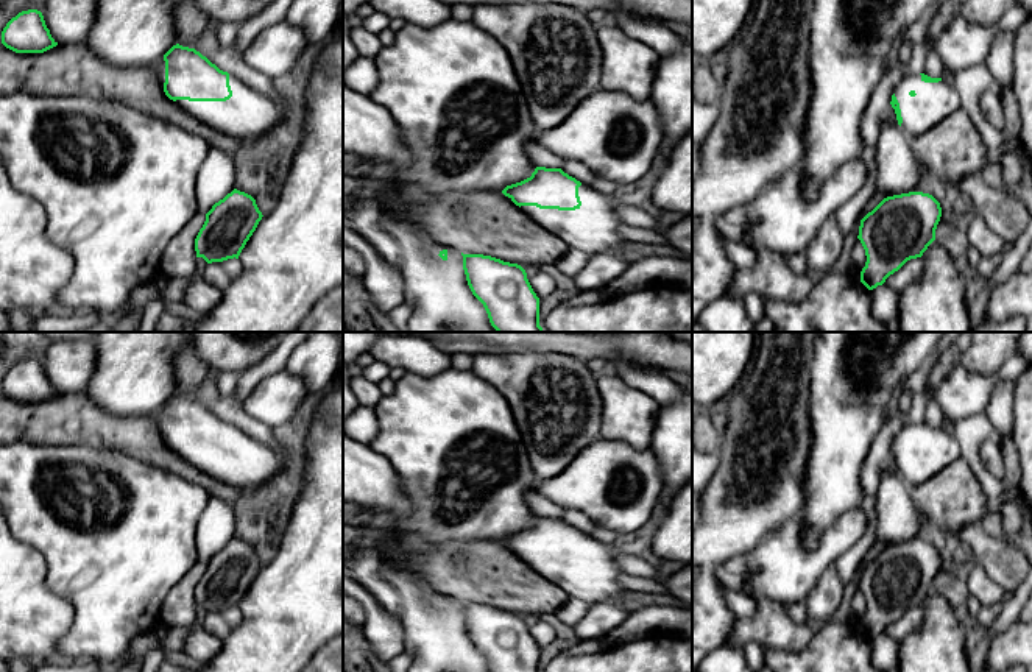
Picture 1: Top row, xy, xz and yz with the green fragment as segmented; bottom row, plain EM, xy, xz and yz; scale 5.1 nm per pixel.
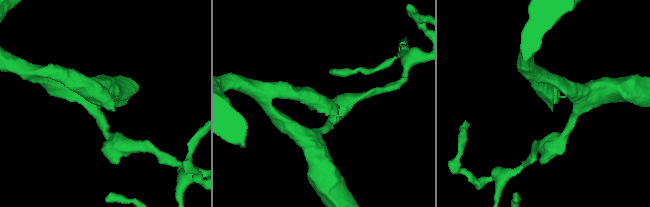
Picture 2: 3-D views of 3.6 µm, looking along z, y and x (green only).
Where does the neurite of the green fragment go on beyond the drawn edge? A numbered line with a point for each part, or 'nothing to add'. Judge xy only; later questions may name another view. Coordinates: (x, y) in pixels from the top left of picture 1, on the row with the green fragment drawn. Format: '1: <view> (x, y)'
1: xy (248, 114)

